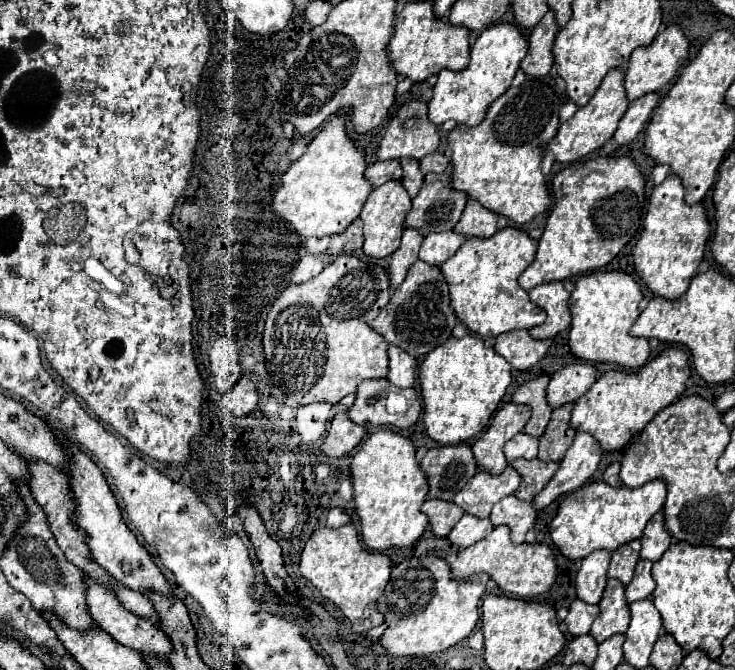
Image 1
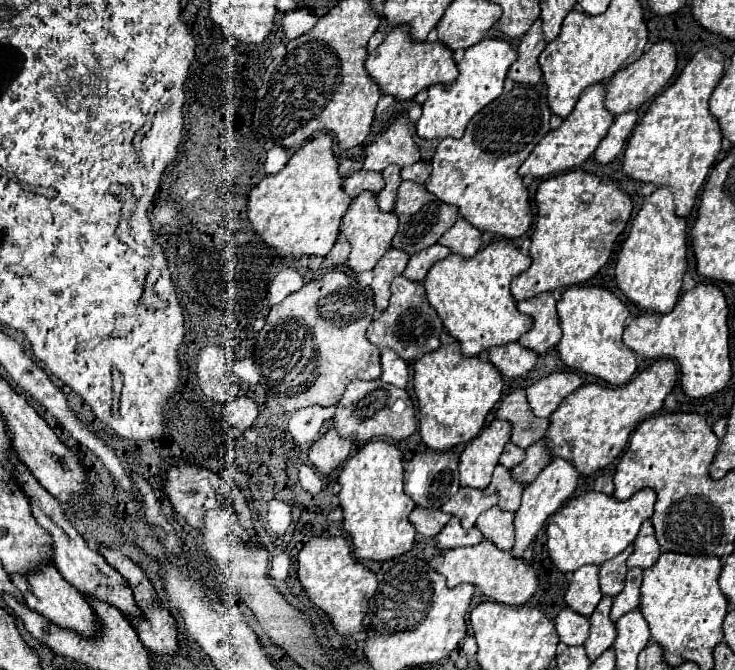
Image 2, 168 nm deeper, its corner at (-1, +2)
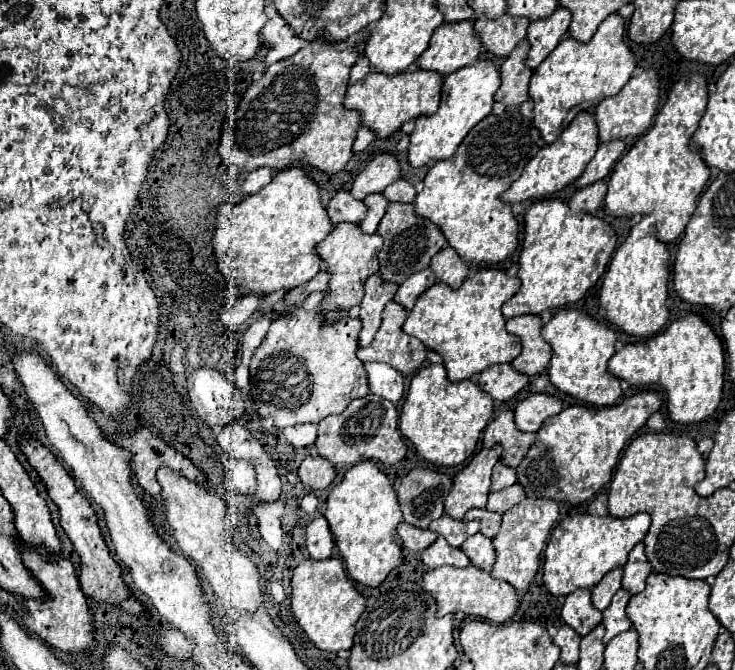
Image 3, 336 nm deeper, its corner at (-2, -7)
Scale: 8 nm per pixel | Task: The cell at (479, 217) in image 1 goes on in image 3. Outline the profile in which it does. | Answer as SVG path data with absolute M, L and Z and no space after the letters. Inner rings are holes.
M446 246L444 250L440 250L432 262L430 262L430 268L436 272L438 280L458 288L464 278L468 276L468 262L452 248L452 246Z

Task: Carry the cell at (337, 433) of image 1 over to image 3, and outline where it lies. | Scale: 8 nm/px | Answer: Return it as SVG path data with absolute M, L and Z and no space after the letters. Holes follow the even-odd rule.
M314 454L314 456L308 456L306 460L302 460L302 464L298 468L298 476L306 488L324 490L334 482L336 468L332 466L332 462L328 458Z

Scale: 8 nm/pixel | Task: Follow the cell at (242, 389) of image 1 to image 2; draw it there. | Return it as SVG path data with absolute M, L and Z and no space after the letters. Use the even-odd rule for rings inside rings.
M237 397L235 401L231 401L225 411L223 411L223 419L235 427L237 431L245 431L253 425L253 421L257 419L257 405L253 399L249 397Z

